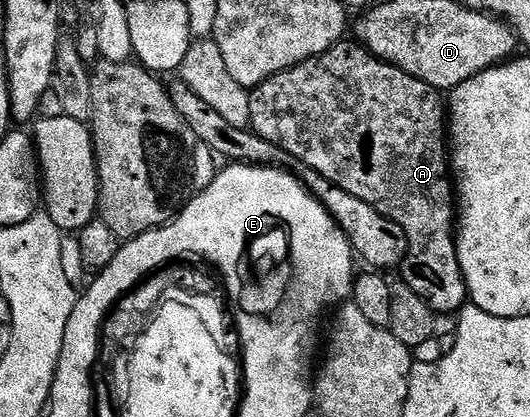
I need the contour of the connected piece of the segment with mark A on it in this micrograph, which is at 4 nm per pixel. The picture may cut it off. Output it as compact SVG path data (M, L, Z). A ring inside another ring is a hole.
M342 39L338 45L332 45L323 55L307 59L271 79L257 86L249 95L251 103L251 119L249 124L252 132L258 133L263 139L279 145L283 151L287 151L293 157L294 162L300 163L305 169L314 169L323 179L327 179L333 185L337 185L343 191L371 203L387 219L399 223L407 235L409 254L399 266L400 280L415 291L415 295L422 297L431 306L434 314L441 313L460 314L467 304L467 290L465 288L465 276L461 270L461 264L457 258L457 243L455 240L455 185L451 180L451 157L447 152L447 105L442 94L431 88L427 83L407 75L395 65L389 65L378 59L374 53L369 52L364 45L354 43L352 40Z

